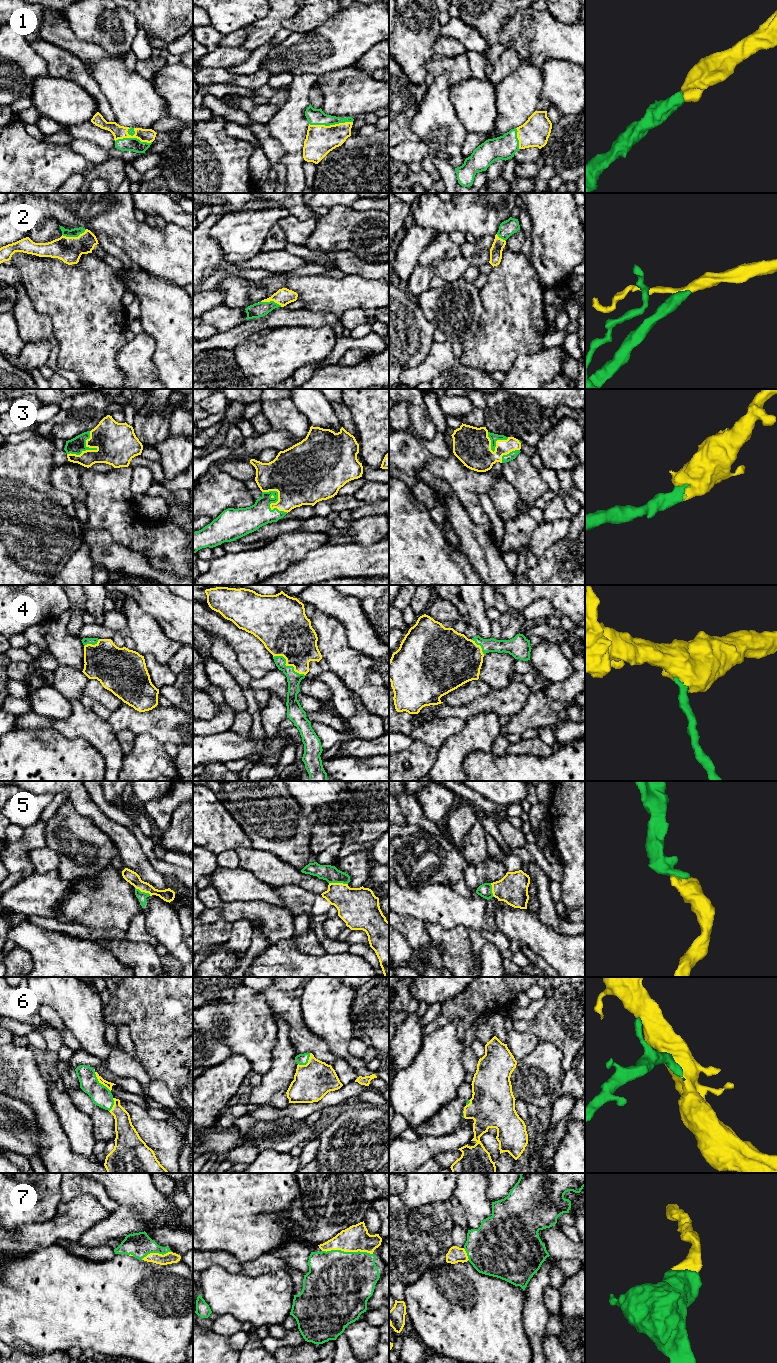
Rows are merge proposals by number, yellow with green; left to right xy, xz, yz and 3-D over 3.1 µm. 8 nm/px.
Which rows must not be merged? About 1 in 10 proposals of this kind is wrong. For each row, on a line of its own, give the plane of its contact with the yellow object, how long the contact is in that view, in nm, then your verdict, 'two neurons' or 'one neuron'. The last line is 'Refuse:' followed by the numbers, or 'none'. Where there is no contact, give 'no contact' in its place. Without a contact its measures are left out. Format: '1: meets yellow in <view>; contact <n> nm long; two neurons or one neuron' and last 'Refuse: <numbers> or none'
1: meets yellow in xy; contact 300 nm long; one neuron
2: meets yellow in xy; contact 200 nm long; one neuron
3: meets yellow in xy; contact 260 nm long; one neuron
4: meets yellow in xz; contact 300 nm long; one neuron
5: meets yellow in xz; contact 150 nm long; one neuron
6: meets yellow in xy; contact 200 nm long; one neuron
7: meets yellow in xz; contact 400 nm long; one neuron
Refuse: none

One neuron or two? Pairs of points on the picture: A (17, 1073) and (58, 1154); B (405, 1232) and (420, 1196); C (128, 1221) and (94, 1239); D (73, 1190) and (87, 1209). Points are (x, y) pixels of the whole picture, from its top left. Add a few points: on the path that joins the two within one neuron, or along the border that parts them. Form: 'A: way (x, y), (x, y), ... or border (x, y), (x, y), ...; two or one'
A: way (35, 1093), (46, 1116), (51, 1134); one
B: border (401, 1195), (401, 1199), (410, 1207), (438, 1202); two
C: way (120, 1223), (102, 1233); one
D: border (86, 1193), (62, 1202); two

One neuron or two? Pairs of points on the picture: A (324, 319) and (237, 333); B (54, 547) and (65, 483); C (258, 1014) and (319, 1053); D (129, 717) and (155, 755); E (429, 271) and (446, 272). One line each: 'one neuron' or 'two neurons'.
A: one neuron
B: two neurons
C: two neurons
D: two neurons
E: two neurons

